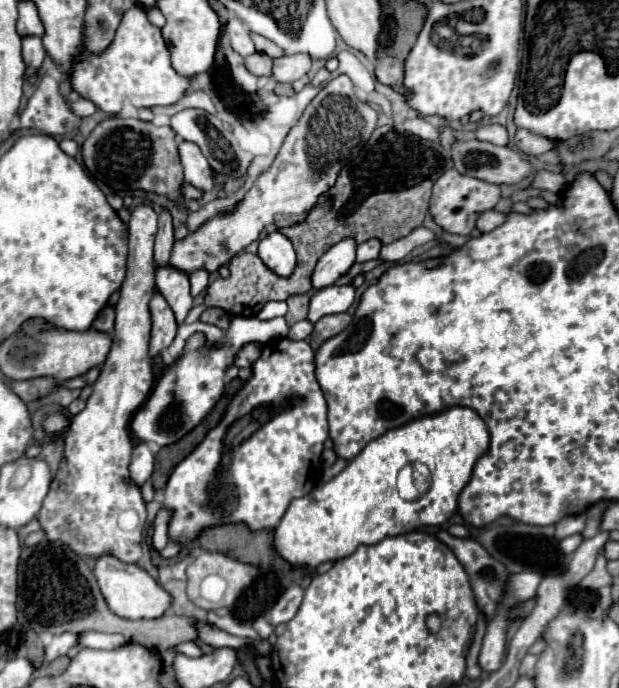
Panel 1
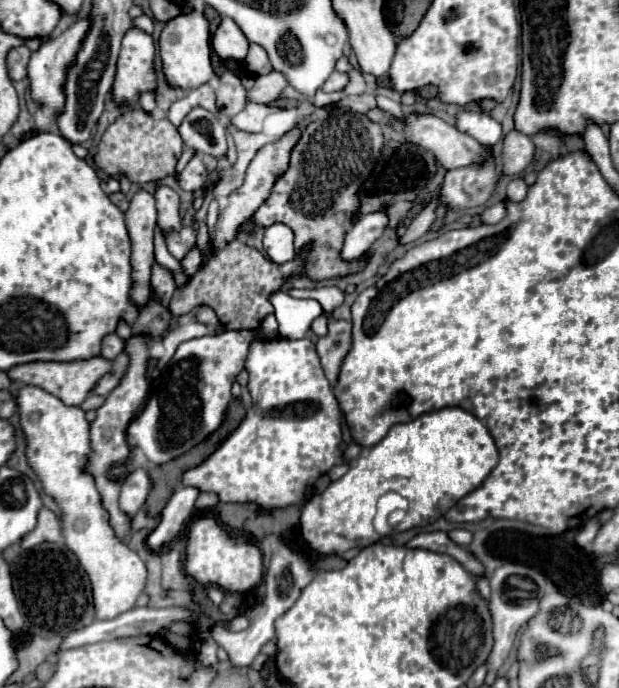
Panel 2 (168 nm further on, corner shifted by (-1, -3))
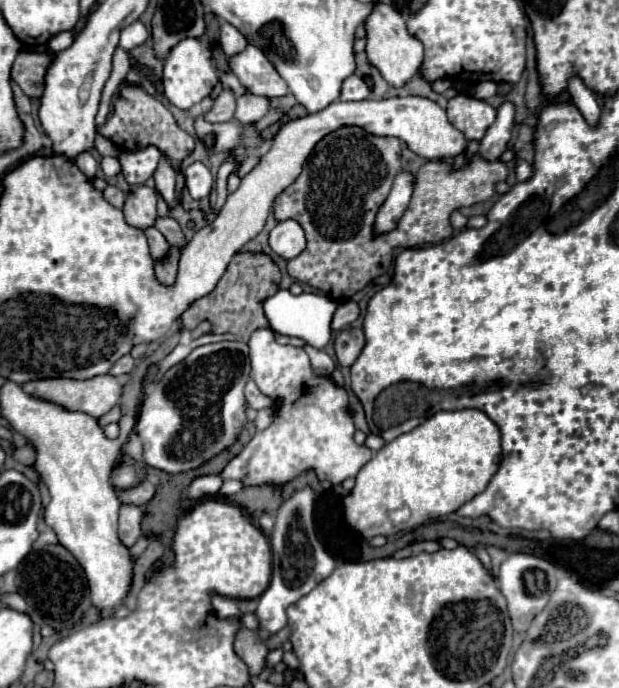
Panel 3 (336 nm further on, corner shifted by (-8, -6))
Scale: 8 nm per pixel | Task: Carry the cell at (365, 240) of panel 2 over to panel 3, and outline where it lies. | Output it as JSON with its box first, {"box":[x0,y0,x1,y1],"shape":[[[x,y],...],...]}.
{"box":[374,172,414,234],"shape":[[[400,172],[394,178],[394,186],[392,186],[386,202],[382,204],[382,208],[376,214],[374,230],[378,234],[394,230],[394,226],[402,218],[404,210],[408,208],[408,202],[410,202],[410,196],[412,196],[412,188],[414,188],[414,176],[410,172]]]}

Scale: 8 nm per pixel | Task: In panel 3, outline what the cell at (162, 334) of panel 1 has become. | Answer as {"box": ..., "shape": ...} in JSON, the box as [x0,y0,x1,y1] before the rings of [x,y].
{"box":[144,226,170,260],"shape":[[[154,226],[146,228],[146,230],[144,230],[144,234],[146,234],[146,238],[148,238],[150,254],[152,254],[152,258],[154,258],[154,260],[162,258],[162,254],[166,254],[166,250],[170,250],[170,244],[166,242],[166,238],[164,238],[164,236],[154,228]]]}

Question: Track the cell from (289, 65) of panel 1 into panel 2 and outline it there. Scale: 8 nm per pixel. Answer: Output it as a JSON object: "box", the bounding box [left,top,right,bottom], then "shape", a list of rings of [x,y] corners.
{"box":[247,71,289,103],"shape":[[[271,71],[267,75],[261,75],[255,79],[255,87],[247,93],[247,99],[249,101],[255,101],[255,103],[271,103],[275,101],[281,91],[289,85],[287,77],[283,75],[283,71]]]}

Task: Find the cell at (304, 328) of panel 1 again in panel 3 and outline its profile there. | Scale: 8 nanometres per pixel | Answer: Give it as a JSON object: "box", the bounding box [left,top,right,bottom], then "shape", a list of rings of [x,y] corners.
{"box":[332,300,360,330],"shape":[[[354,300],[342,302],[338,304],[338,310],[334,314],[334,322],[332,322],[332,330],[340,330],[344,326],[348,326],[350,322],[354,322],[360,316],[360,306]]]}

